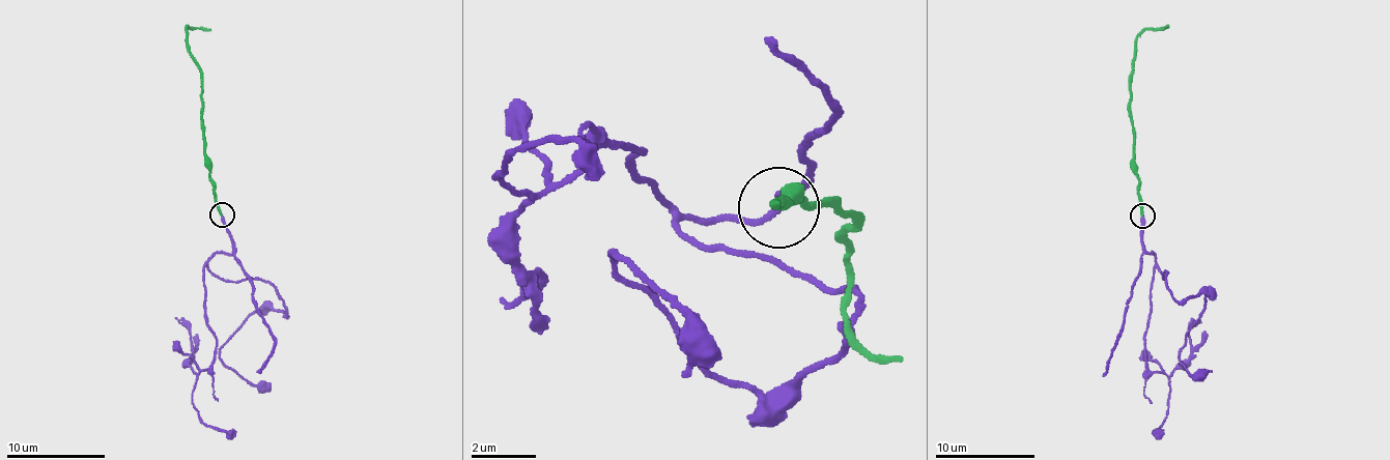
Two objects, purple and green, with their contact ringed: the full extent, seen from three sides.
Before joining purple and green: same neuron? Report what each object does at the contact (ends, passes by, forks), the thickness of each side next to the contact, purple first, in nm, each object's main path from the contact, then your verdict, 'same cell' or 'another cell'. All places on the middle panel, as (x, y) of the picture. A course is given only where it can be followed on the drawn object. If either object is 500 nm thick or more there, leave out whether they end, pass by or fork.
purple ends there; green ends there; 280 nm thick on the purple side, 200 nm on the other; purple runs (775, 209), (676, 220), (859, 297), (843, 341), (732, 387), (620, 254), (688, 322), (680, 378); green runs (778, 210), (790, 197), (866, 223), (843, 233), (853, 242), (847, 280), (847, 327), (899, 364); same cell

